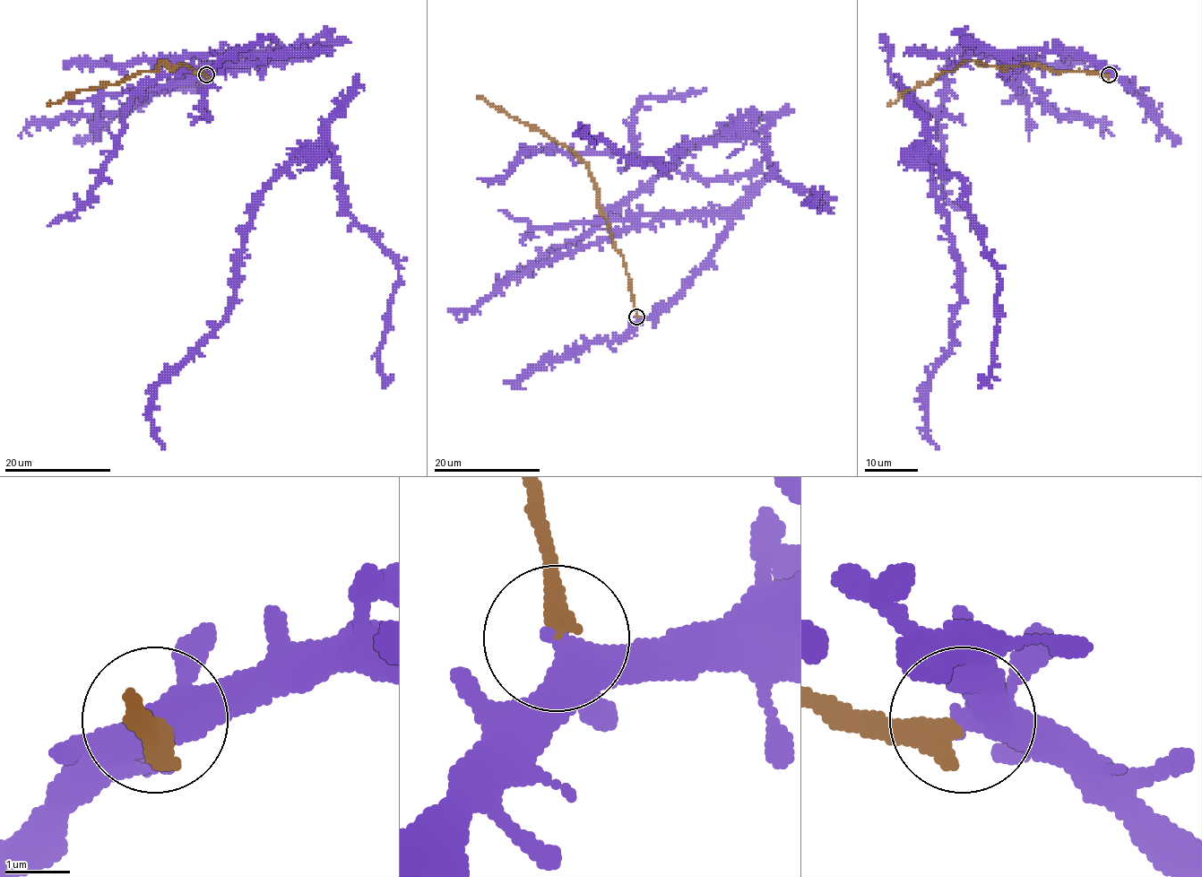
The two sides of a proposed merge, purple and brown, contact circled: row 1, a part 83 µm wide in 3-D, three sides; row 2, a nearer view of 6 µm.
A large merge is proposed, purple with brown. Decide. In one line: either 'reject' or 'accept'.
reject

